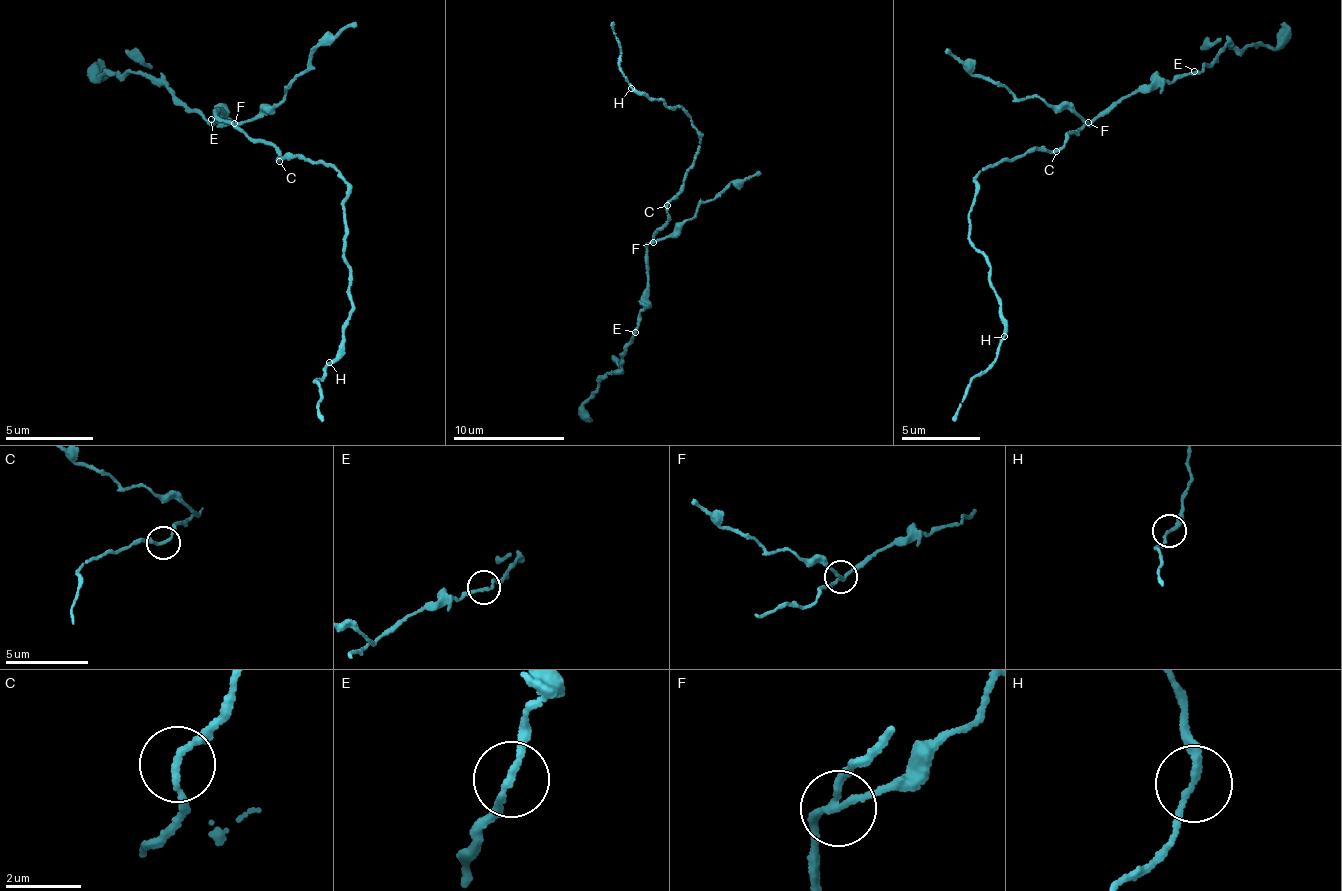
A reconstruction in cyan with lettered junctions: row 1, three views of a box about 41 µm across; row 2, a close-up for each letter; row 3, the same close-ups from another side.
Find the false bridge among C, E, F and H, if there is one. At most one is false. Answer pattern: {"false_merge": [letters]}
{"false_merge": ["F"]}

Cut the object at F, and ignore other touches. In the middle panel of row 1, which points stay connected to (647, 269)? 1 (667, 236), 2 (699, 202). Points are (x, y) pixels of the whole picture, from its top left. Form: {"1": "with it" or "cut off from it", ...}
{"1": "cut off from it", "2": "cut off from it"}

